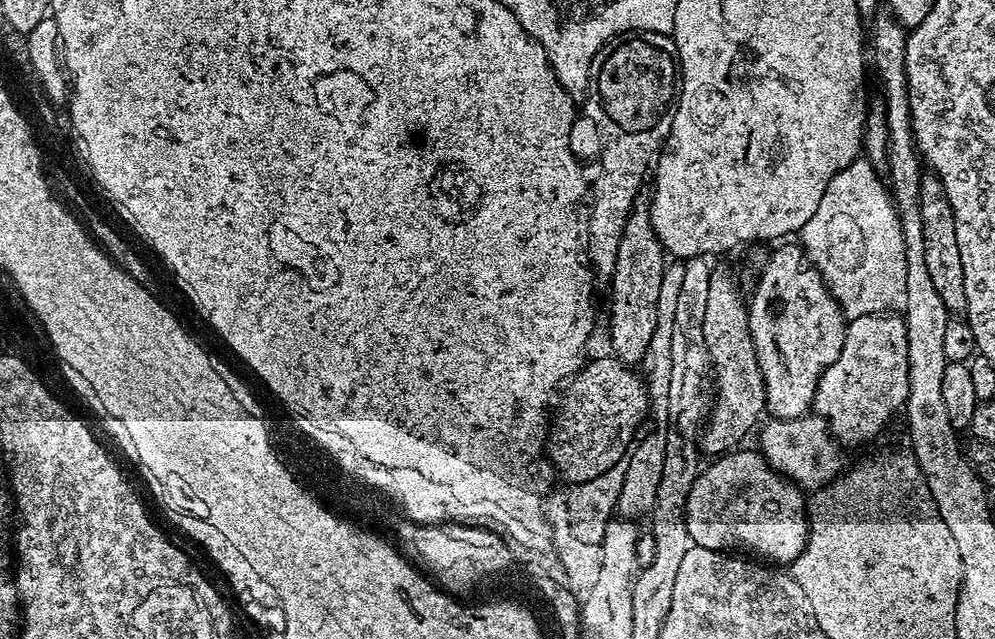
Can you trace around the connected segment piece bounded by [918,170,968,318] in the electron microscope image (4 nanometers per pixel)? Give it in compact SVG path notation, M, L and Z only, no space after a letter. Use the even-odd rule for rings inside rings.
M931 170L921 171L920 174L918 210L922 210L922 246L926 246L926 271L934 282L934 290L938 290L938 298L942 298L942 306L953 317L963 317L968 307L966 306L966 278L962 274L962 254L958 250L958 230L954 230L954 212L950 210L950 198L946 198L946 190L942 182Z

